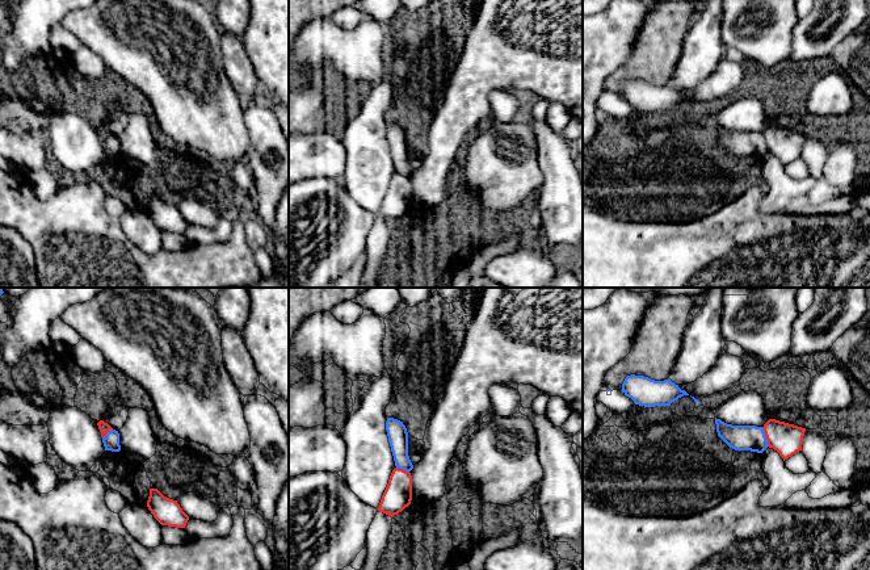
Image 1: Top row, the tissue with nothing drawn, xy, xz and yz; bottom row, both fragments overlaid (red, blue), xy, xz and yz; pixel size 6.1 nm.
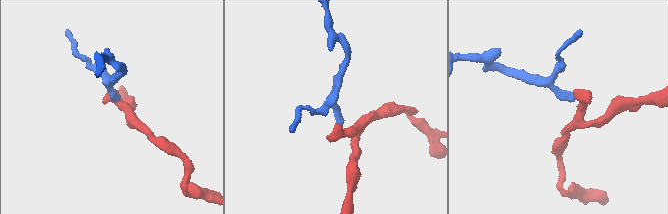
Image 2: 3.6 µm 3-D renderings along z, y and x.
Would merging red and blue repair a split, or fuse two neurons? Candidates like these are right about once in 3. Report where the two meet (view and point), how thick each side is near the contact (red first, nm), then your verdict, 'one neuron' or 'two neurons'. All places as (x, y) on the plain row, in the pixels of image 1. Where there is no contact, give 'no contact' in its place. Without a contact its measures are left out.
yz (765, 141) | 190/160 nm | two neurons

